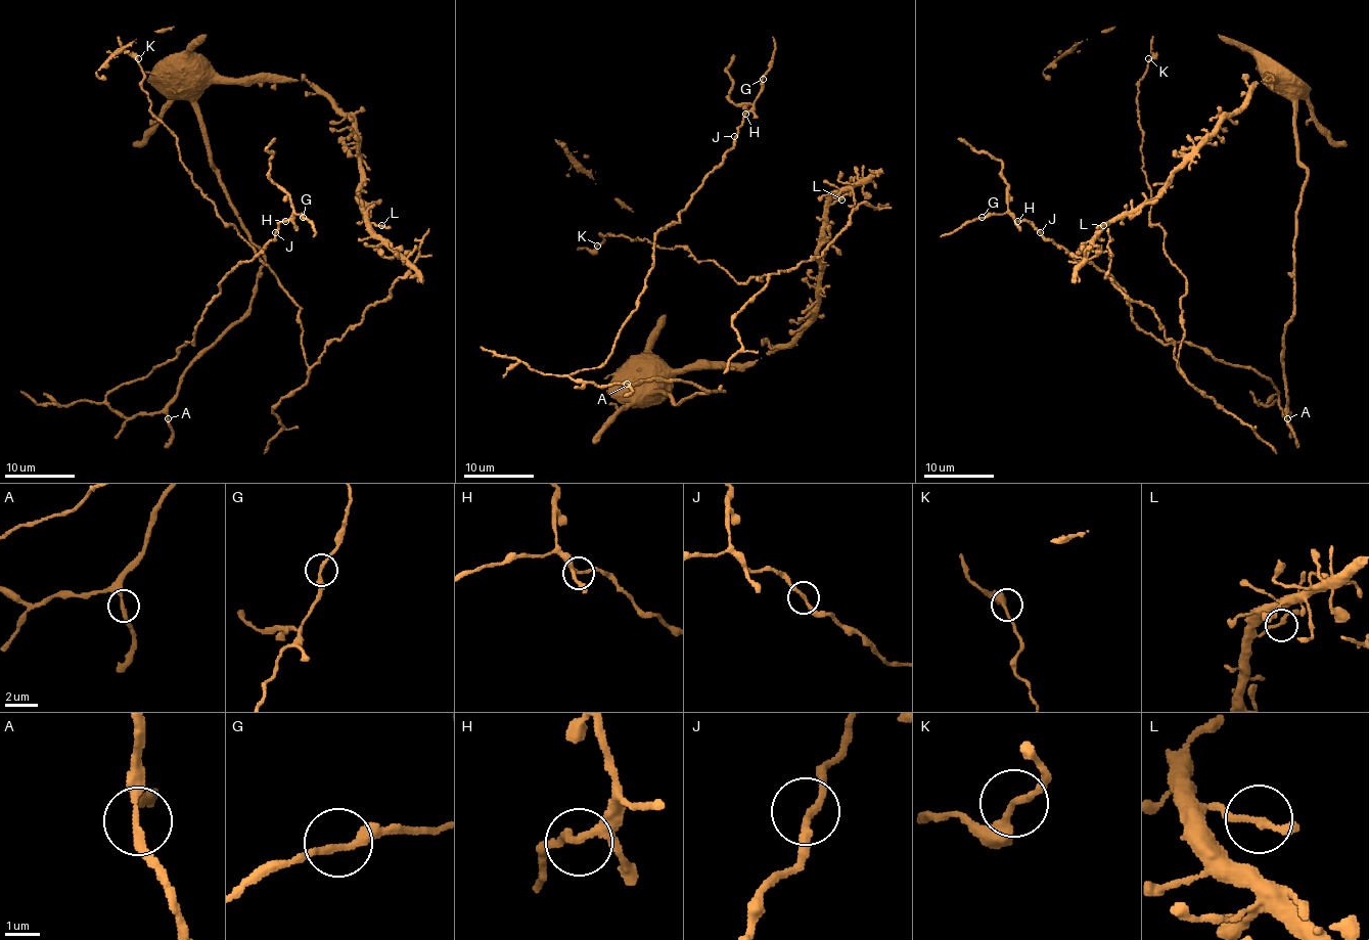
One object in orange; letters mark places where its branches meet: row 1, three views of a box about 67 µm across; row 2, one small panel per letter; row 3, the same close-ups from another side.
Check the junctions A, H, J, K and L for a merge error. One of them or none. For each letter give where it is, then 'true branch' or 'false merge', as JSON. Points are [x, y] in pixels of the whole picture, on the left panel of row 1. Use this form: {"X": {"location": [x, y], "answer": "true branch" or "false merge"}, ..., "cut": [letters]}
{"A": {"location": [168, 418], "answer": "true branch"}, "H": {"location": [285, 221], "answer": "true branch"}, "J": {"location": [275, 232], "answer": "true branch"}, "K": {"location": [138, 58], "answer": "true branch"}, "L": {"location": [381, 225], "answer": "true branch"}, "cut": []}

